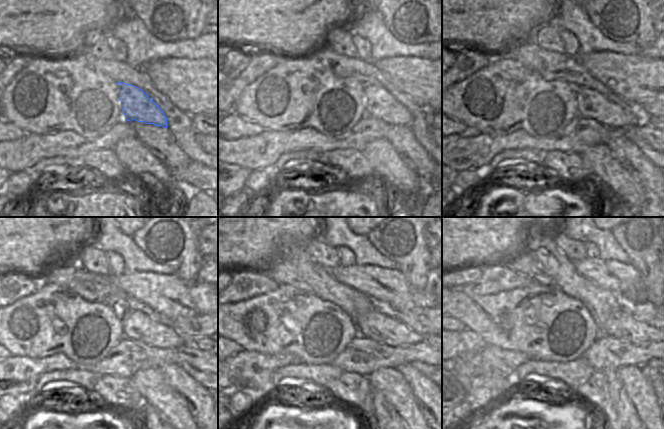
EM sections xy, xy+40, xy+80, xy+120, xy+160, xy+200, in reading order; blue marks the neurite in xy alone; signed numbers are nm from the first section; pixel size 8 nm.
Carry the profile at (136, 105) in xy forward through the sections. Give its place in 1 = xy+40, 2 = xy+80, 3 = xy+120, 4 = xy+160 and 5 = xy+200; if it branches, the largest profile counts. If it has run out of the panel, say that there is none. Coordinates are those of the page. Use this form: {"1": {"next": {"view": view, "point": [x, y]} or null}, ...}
{"1": {"next": {"view": "xy+40", "point": [394, 113]}}, "2": {"next": {"view": "xy+80", "point": [609, 110]}}, "3": {"next": {"view": "xy+120", "point": [138, 326]}}, "4": {"next": {"view": "xy+160", "point": [381, 326]}}, "5": {"next": {"view": "xy+200", "point": [621, 325]}}}

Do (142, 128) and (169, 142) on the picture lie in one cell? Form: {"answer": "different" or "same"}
{"answer": "same"}

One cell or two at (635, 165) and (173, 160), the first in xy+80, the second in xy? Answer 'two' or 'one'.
one

